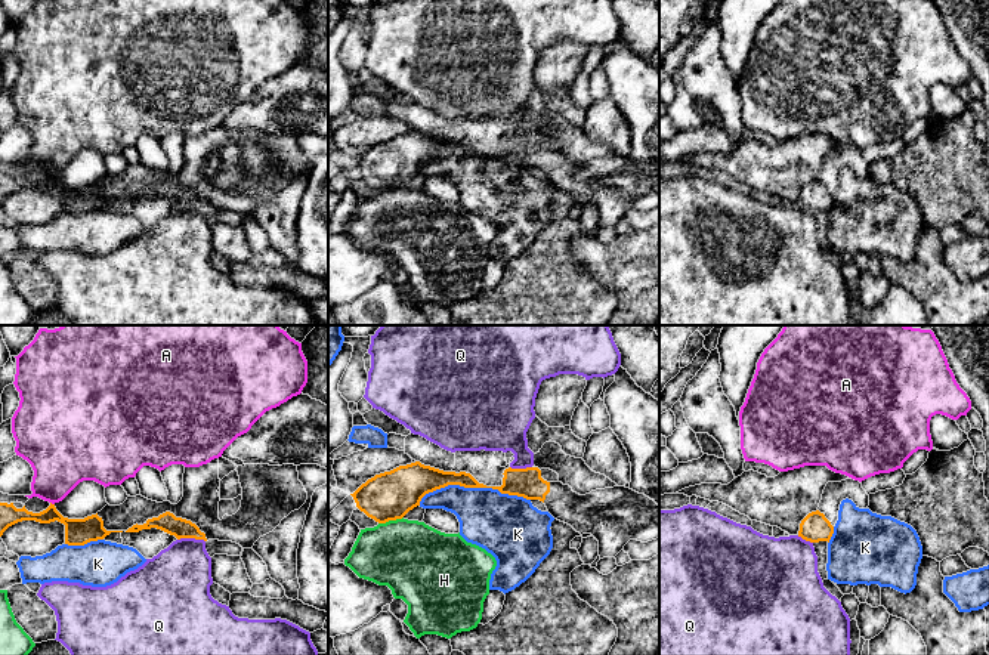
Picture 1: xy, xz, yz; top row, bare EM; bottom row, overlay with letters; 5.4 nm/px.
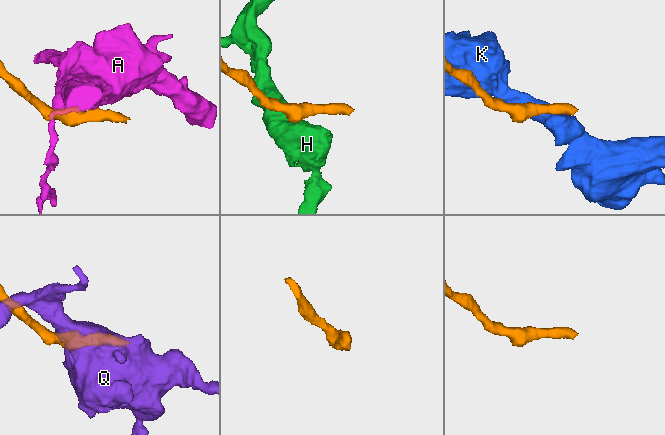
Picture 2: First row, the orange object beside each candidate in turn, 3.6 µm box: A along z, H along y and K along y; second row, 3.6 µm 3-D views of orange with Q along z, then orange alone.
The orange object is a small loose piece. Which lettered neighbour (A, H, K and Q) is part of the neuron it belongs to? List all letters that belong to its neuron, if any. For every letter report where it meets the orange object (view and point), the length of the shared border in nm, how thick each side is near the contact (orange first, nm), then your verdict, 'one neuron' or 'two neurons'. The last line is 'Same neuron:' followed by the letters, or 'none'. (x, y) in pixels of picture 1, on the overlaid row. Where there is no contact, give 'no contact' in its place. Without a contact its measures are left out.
A: xy (51, 503) | 30 nm | 140/320 nm | two neurons
H: xz (391, 519) | 140 nm | 260/400 nm | two neurons
K: xz (472, 487) | 600 nm | 140/320 nm | two neurons
Q: xy (191, 537) | 150 nm | 110/360 nm | two neurons
Same neuron: none

